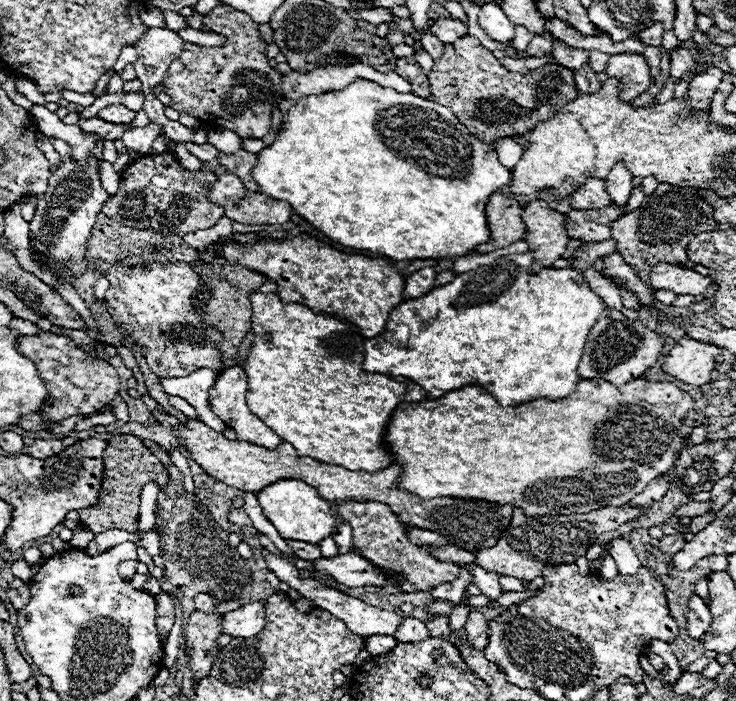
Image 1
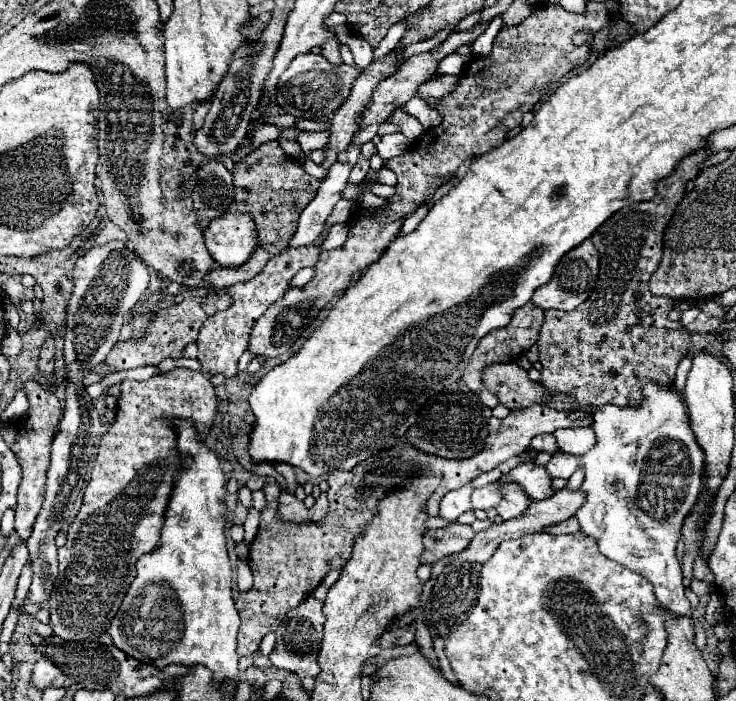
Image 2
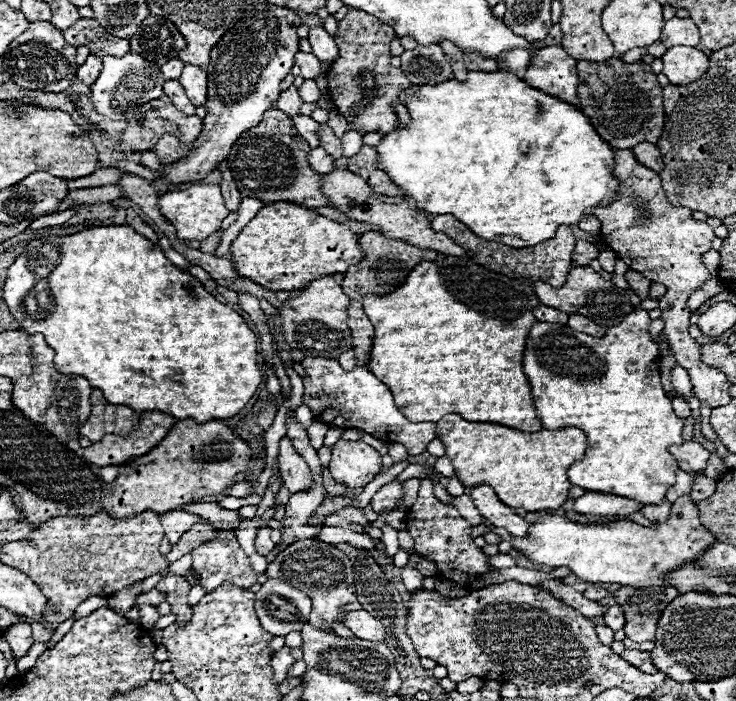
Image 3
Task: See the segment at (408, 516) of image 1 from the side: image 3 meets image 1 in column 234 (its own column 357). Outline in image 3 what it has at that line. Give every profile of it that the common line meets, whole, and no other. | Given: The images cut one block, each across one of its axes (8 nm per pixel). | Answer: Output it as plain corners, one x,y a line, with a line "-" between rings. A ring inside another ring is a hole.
338,440
332,446
330,474
348,488
362,488
380,472
382,456
360,440

